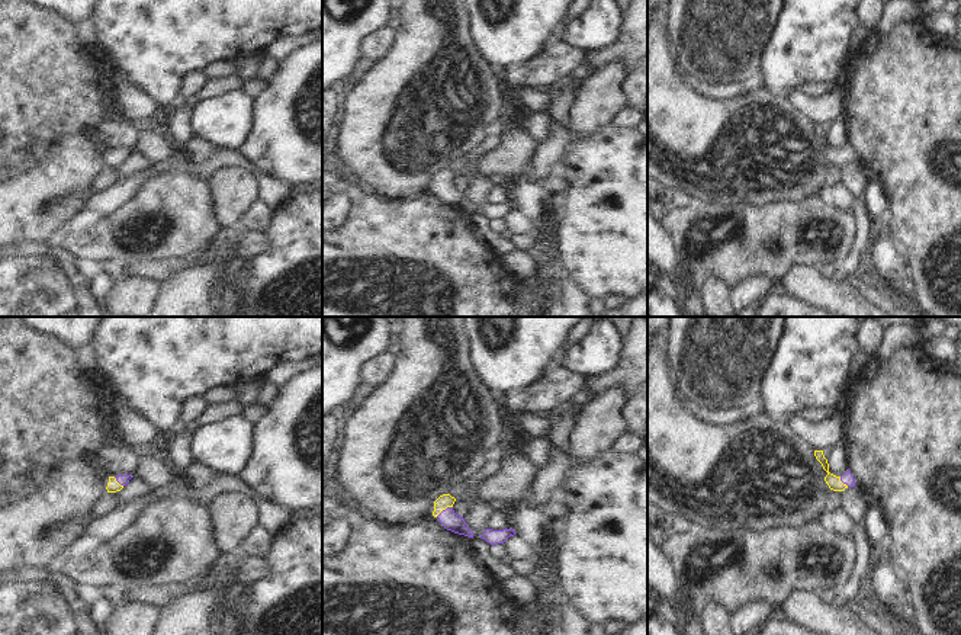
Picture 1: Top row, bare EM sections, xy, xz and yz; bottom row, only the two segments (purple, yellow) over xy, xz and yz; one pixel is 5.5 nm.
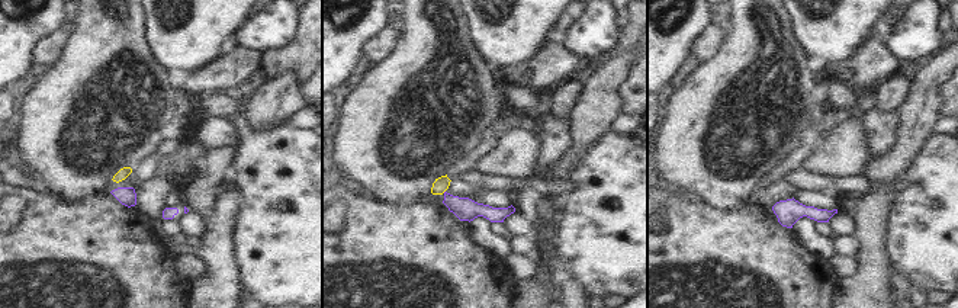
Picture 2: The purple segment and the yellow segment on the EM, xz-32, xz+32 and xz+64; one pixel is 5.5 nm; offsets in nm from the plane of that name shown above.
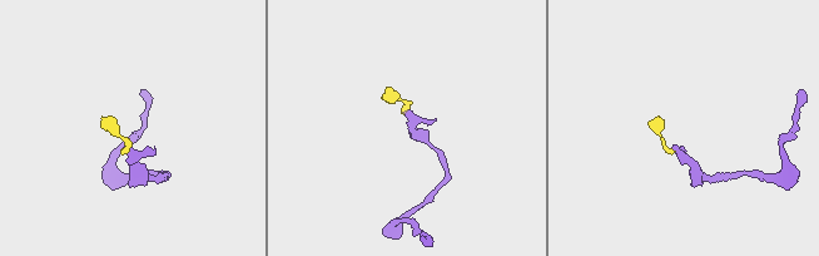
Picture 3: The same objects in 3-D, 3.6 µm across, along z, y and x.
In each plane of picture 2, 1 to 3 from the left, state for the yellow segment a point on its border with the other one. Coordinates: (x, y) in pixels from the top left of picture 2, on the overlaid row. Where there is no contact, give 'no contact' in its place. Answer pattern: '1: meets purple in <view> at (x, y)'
1: no contact
2: no contact
3: no contact

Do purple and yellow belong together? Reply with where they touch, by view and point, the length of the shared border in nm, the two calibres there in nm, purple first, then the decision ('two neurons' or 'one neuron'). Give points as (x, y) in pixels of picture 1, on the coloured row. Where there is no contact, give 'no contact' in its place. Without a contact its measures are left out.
meets purple in xz at (443, 510); contact 110 nm long; 100 nm thick on the purple side, 80 nm on the other; one neuron

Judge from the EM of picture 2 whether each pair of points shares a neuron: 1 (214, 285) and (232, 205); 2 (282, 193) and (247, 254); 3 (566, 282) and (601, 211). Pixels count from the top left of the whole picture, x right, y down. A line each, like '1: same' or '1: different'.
1: same
2: same
3: different

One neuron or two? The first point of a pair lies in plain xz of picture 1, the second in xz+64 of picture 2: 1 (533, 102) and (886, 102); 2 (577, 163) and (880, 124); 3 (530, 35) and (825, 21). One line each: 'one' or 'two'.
1: two
2: two
3: one

